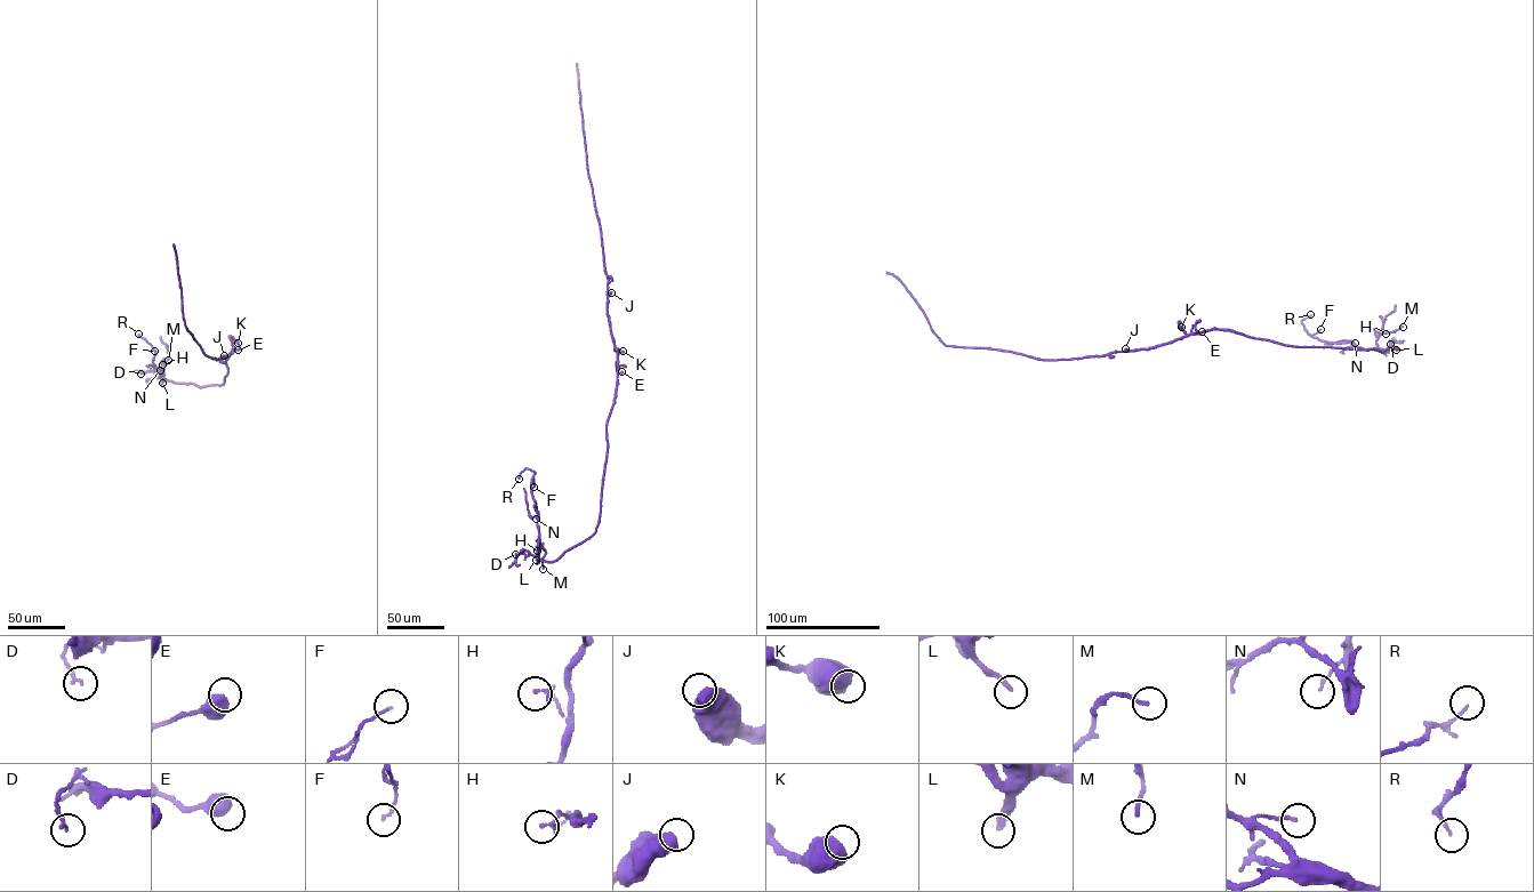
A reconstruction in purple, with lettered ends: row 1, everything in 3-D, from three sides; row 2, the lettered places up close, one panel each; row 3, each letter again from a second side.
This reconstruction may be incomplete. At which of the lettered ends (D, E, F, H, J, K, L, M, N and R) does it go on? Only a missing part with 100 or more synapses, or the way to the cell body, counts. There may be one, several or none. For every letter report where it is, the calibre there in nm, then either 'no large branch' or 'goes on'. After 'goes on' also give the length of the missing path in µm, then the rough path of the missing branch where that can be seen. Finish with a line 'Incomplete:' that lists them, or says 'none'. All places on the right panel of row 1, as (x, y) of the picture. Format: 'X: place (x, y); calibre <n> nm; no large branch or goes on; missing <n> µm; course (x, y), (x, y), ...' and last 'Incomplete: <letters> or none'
D: place (1390, 344); calibre 140 nm; no large branch
E: place (1202, 331); calibre 650 nm; no large branch
F: place (1320, 329); calibre 100 nm; no large branch
H: place (1386, 334); calibre 160 nm; no large branch
J: place (1125, 348); calibre 600 nm; no large branch
K: place (1181, 327); calibre 700 nm; no large branch
L: place (1396, 350); calibre 240 nm; goes on; missing 190 µm; course (1396, 350), (1478, 392), (1520, 425)
M: place (1403, 327); calibre 150 nm; no large branch
N: place (1355, 343); calibre 120 nm; no large branch
R: place (1310, 314); calibre 110 nm; no large branch
Incomplete: L

